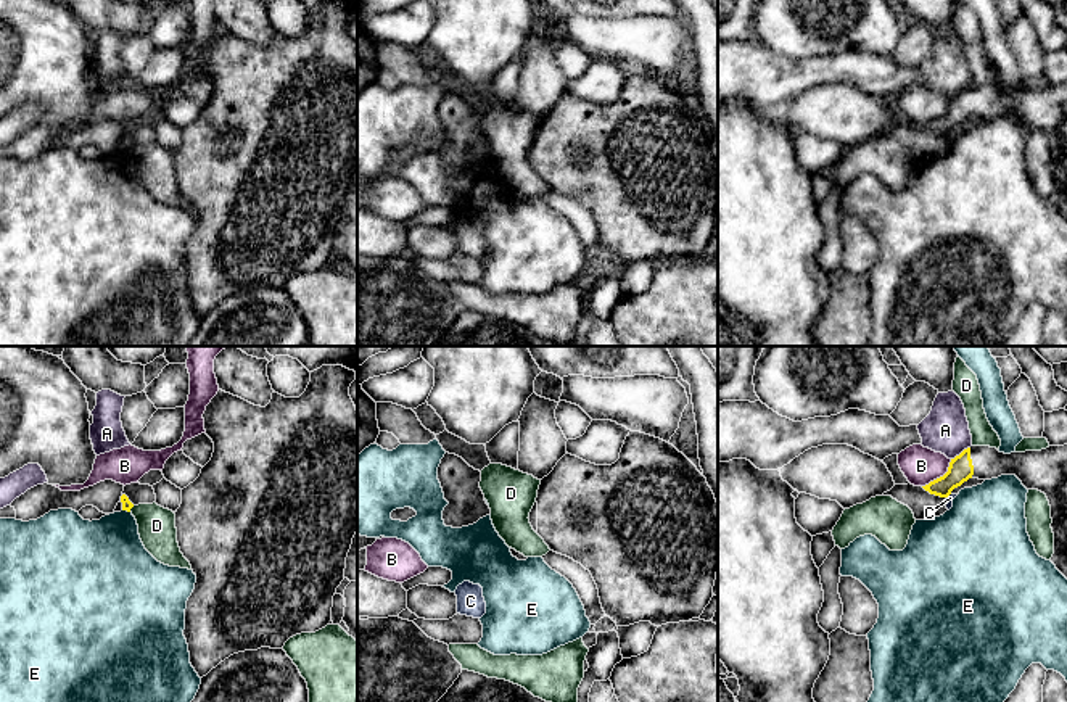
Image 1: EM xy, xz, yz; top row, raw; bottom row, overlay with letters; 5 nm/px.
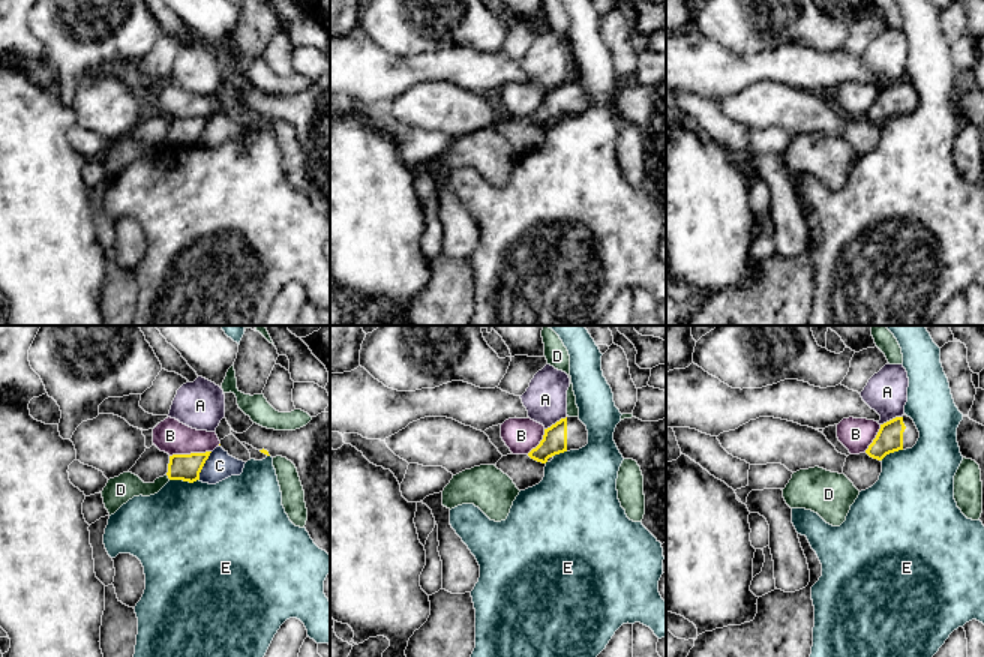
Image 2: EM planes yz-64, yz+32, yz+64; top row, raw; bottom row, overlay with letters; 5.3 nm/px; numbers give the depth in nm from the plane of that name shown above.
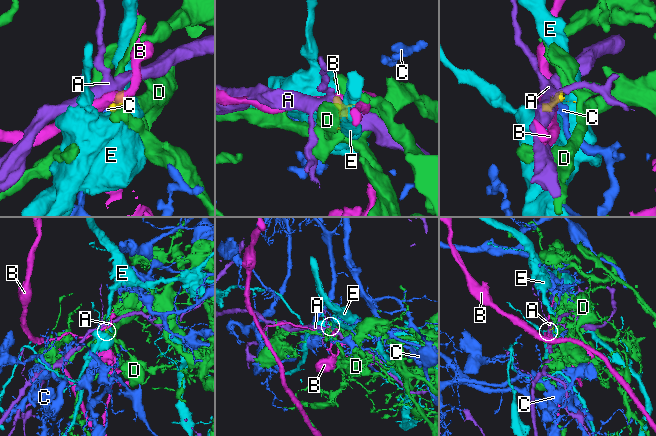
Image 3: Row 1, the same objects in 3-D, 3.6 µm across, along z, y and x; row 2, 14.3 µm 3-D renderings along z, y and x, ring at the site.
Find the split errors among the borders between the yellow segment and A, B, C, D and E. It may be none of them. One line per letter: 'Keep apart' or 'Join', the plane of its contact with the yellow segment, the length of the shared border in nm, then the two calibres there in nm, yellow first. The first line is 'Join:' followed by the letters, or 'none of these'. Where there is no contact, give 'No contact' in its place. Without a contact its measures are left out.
Join: none of these
A: Keep apart. Touches yellow in yz. Shared border 120 nm. Thickness 120 nm (yellow) against 220 nm
B: Keep apart. Touches yellow in yz. Shared border 200 nm. Thickness 120 nm (yellow) against 190 nm
C: Keep apart. Touches yellow in yz. Shared border 40 nm. Thickness 120 nm (yellow) against 40 nm
D: Keep apart. Touches yellow in xy. Shared border 40 nm. Thickness 50 nm (yellow) against 190 nm
E: Keep apart. Touches yellow in xy. Shared border 40 nm. Thickness 50 nm (yellow) against 360 nm

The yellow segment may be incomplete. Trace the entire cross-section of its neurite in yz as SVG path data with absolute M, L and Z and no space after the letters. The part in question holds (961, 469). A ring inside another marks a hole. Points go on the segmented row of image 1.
M1067 444L1011 454L990 446L970 446L951 459L943 477L922 488L948 498L969 478L991 480L1001 475L1016 475L1027 489L1046 494L1054 533L1051 562L1067 578Z

